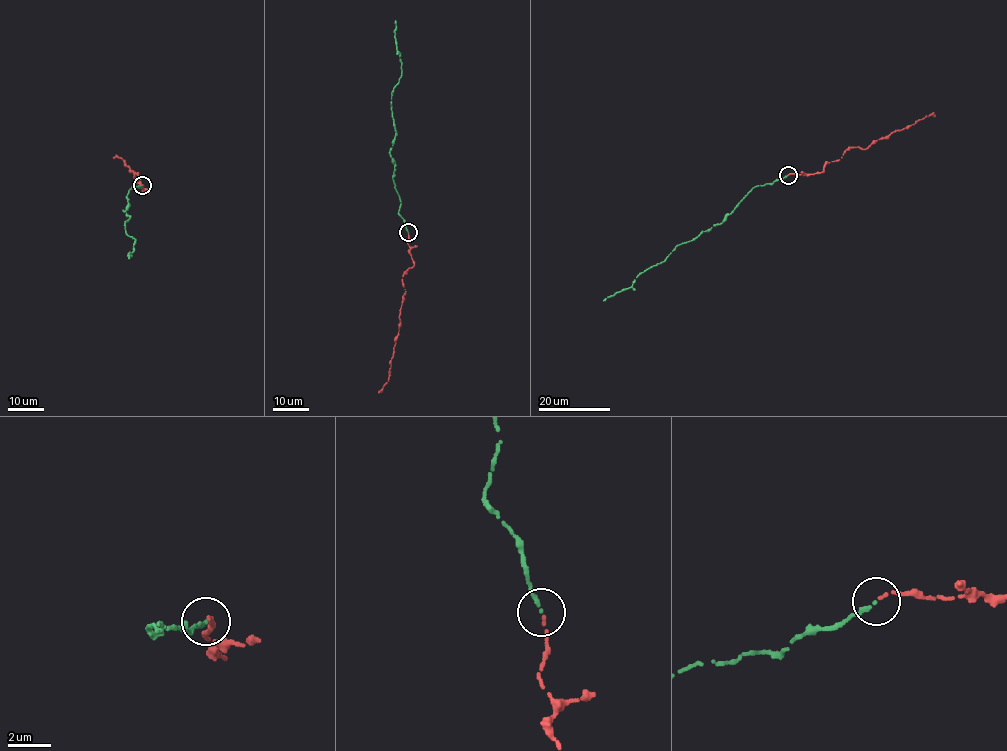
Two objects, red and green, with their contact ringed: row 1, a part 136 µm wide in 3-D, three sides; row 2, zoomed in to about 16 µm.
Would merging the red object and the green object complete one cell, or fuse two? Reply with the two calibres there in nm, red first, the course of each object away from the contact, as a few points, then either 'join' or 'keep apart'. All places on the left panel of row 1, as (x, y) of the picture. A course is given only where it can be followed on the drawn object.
calibres 140 and 170 nm; course red (142, 185), (148, 193), (137, 183), (139, 181), (138, 174), (134, 178), (133, 172), (123, 159), (113, 157); course green (142, 185), (129, 190), (124, 211), (130, 218), (124, 224), (127, 235), (136, 240), (129, 258); join

